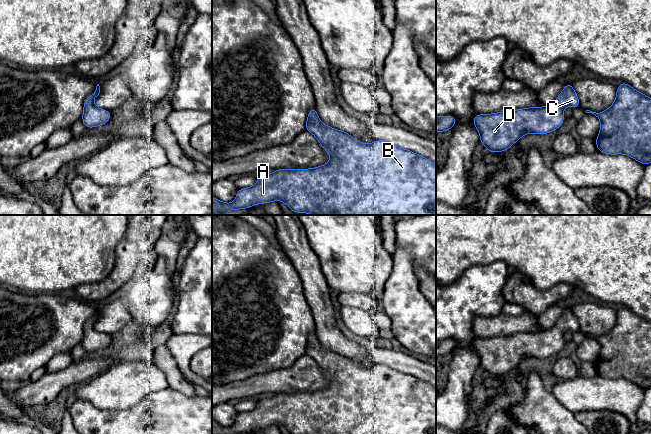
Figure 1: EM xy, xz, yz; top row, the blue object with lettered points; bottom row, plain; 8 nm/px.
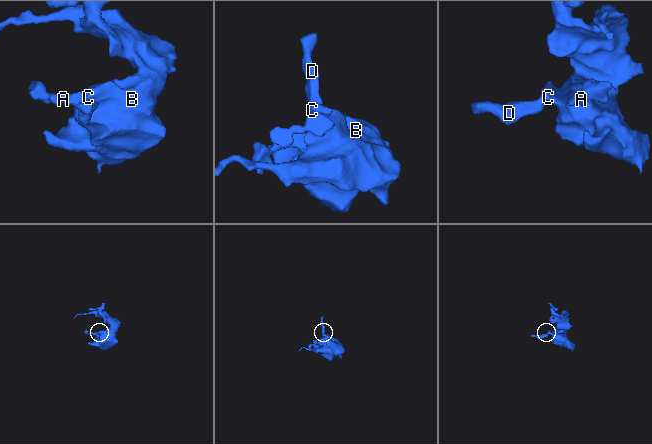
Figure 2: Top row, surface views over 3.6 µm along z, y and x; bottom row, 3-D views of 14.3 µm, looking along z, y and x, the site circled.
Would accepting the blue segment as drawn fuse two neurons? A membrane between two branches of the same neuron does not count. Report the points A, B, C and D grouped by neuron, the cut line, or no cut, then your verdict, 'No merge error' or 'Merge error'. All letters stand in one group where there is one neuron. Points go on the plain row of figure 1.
Groups: A B C D. No split. No merge error

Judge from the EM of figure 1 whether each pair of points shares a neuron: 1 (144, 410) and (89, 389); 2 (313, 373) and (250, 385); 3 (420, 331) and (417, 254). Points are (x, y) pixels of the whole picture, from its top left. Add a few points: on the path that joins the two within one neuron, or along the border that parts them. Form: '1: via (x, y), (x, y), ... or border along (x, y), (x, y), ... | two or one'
1: border along (153, 393), (145, 396), (131, 407), (110, 411) | two
2: via (297, 378), (266, 382) | one
3: via (410, 311), (408, 308), (408, 272) | one

